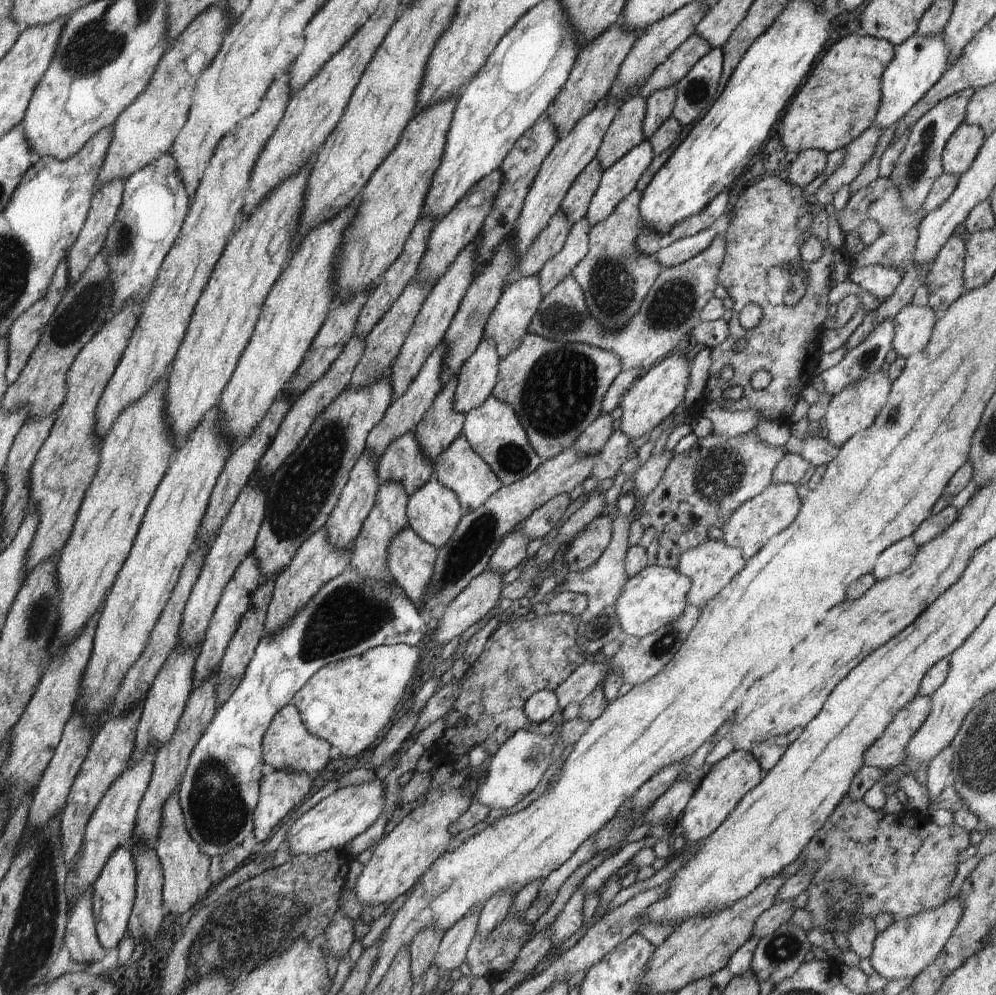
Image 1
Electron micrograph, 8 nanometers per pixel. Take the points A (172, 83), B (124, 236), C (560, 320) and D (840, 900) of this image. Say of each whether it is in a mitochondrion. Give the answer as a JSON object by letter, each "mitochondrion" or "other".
{"A":"other","B":"mitochondrion","C":"mitochondrion","D":"mitochondrion"}

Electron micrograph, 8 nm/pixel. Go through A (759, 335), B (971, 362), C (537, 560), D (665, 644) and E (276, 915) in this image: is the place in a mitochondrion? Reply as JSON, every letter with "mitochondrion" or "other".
{"A":"other","B":"other","C":"other","D":"mitochondrion","E":"mitochondrion"}

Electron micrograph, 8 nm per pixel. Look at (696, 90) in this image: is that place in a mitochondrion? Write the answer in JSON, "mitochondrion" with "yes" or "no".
{"mitochondrion":"yes"}

